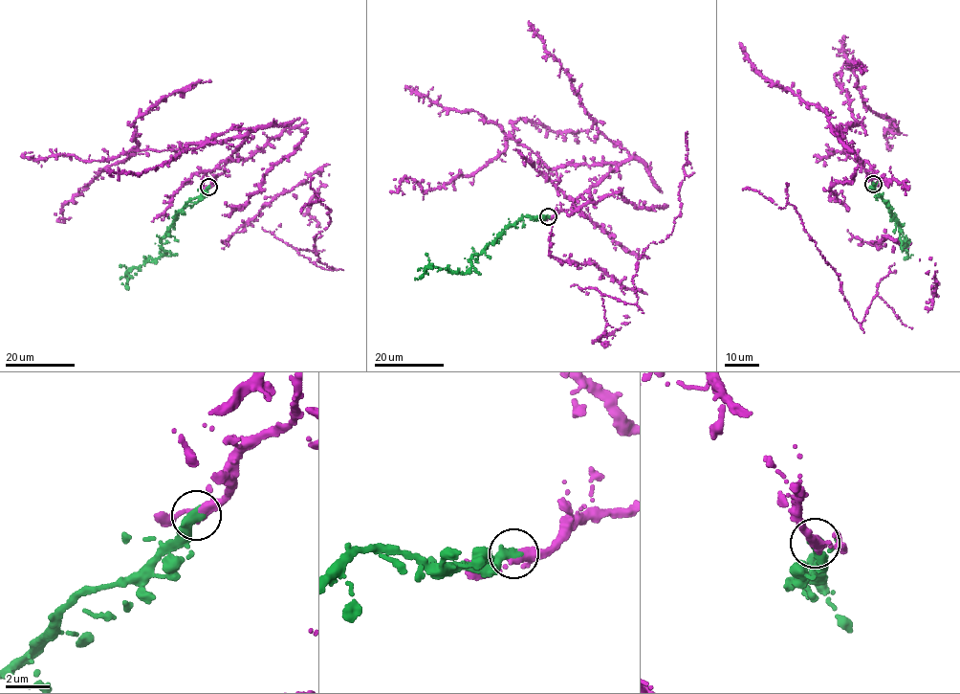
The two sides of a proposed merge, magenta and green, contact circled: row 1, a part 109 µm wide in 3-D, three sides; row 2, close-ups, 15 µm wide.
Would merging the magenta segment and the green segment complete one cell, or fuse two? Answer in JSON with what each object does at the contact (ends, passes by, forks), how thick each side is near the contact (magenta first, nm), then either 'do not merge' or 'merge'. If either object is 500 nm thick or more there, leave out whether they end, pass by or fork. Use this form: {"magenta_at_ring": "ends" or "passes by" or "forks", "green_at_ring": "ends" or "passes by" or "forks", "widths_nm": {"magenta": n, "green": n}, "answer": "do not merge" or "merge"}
{"magenta_at_ring": "passes by", "green_at_ring": "ends", "widths_nm": {"magenta": 360, "green": 460}, "answer": "merge"}

